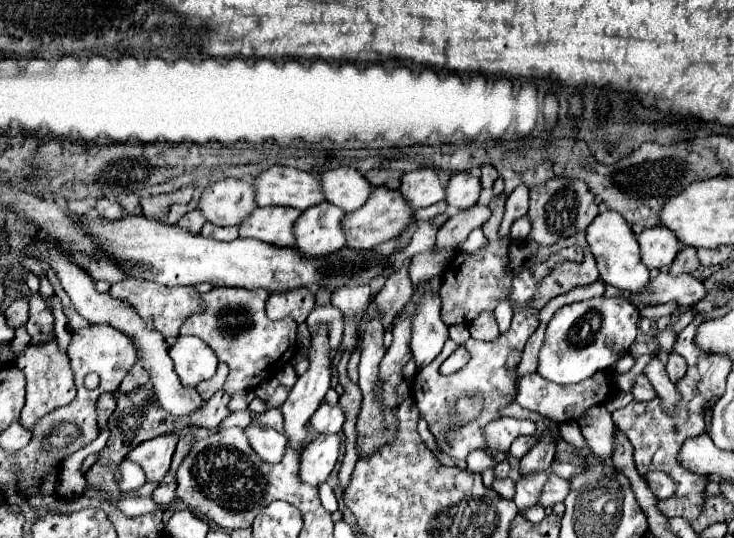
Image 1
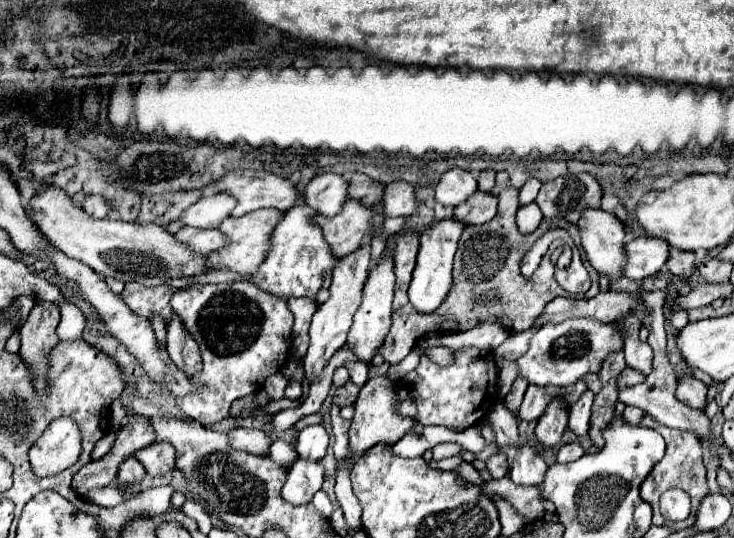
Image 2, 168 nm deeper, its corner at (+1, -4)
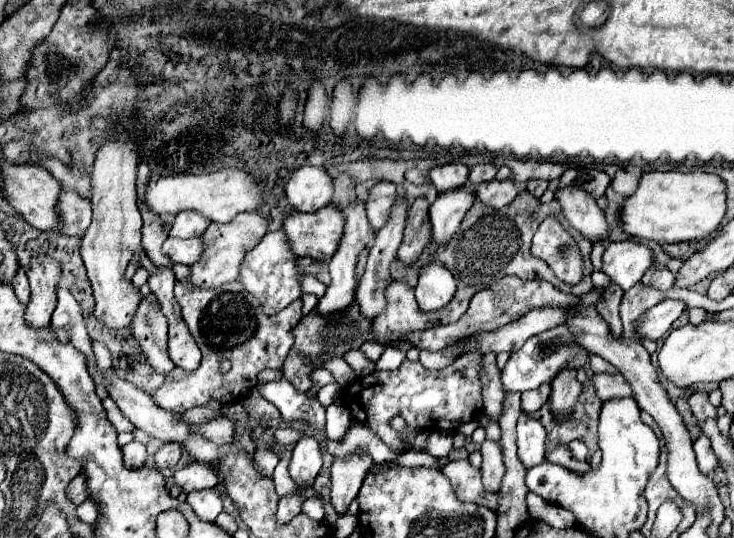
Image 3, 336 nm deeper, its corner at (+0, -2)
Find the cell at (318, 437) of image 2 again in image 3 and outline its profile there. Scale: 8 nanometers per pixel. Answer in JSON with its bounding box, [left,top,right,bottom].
[289,437,321,487]

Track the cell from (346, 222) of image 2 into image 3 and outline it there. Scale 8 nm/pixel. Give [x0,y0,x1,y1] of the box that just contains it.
[283,205,345,259]

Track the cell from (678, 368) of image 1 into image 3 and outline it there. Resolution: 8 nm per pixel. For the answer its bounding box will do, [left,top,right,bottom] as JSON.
[689,391,717,421]

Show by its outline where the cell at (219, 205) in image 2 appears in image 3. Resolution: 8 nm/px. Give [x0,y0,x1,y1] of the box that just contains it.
[169,211,209,239]

